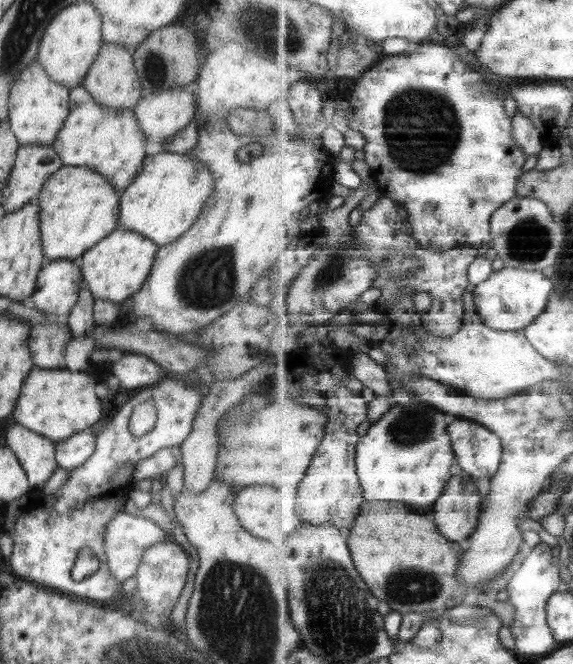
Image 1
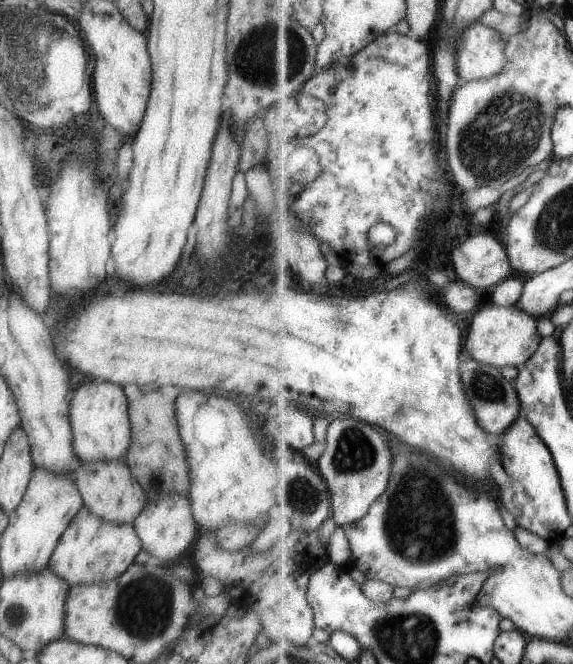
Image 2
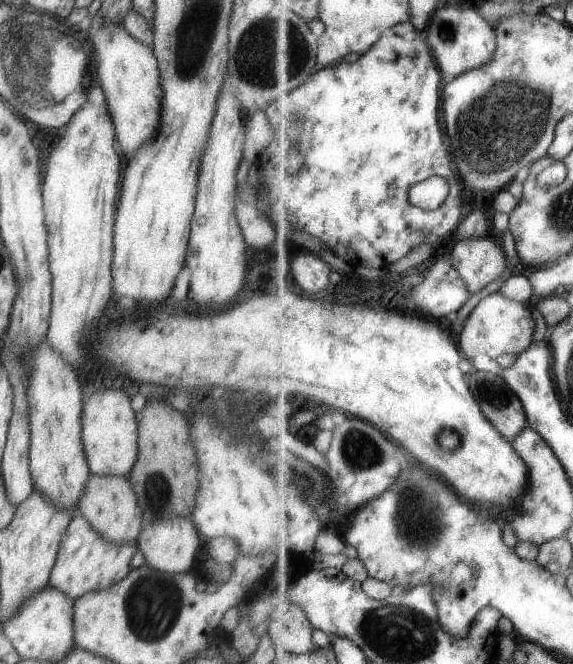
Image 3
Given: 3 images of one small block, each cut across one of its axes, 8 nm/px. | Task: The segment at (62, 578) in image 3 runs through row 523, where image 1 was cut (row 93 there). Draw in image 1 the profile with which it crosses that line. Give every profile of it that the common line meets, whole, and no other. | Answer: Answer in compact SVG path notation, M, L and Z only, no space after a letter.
M82 85L68 91L69 114L53 138L52 148L63 165L87 167L103 175L115 190L125 190L137 176L146 155L145 136L135 122L133 110L105 108L97 104Z

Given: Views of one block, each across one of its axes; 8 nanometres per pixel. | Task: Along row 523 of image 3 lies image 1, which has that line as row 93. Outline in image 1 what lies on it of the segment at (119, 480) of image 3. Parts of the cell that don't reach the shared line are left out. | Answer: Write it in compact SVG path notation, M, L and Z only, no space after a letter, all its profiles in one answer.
M102 42L97 57L93 60L81 85L97 104L113 110L132 110L143 95L139 77L133 67L132 52L121 44Z

